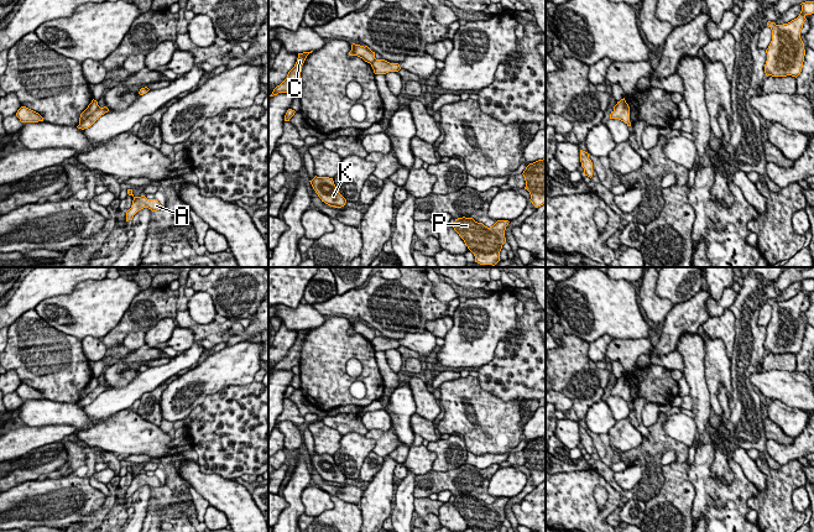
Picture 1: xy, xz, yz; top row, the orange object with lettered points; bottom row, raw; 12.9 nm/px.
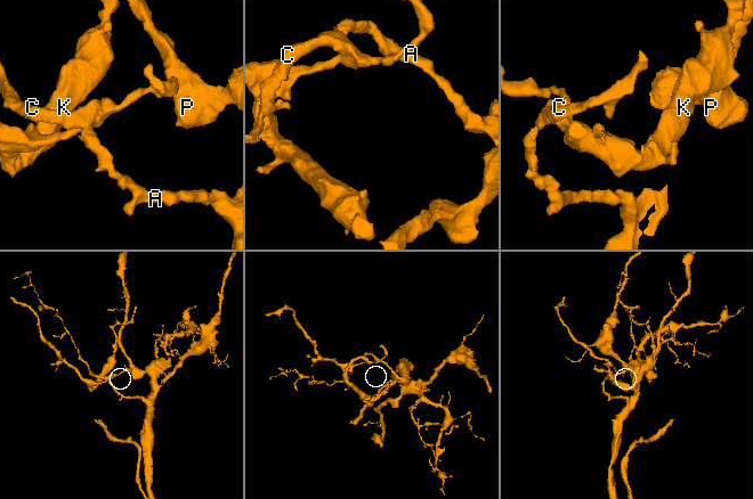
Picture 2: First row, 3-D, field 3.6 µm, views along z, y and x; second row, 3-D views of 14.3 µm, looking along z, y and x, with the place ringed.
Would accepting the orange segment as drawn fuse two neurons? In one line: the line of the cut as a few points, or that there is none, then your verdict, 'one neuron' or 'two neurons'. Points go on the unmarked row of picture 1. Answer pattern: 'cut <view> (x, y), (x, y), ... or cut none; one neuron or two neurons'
cut xy (99, 384), (79, 401); two neurons

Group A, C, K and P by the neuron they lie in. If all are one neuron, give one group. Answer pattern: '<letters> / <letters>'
A C P / K

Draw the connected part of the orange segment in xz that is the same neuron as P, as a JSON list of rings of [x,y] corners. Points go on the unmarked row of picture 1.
[[[463,494],[455,496],[453,505],[474,532],[500,532],[506,520],[505,507],[508,500],[508,497],[497,497],[487,505],[473,495]]]

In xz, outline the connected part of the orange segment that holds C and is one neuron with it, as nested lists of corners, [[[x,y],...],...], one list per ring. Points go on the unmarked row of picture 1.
[[[311,329],[298,330],[294,344],[288,349],[287,355],[277,363],[270,374],[277,372],[278,370],[292,370],[293,366],[299,366],[302,343]]]

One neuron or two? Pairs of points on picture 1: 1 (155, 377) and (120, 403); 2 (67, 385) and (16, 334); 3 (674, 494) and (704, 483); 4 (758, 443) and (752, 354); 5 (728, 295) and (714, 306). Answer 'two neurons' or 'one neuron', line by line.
1: one neuron
2: one neuron
3: two neurons
4: one neuron
5: one neuron

